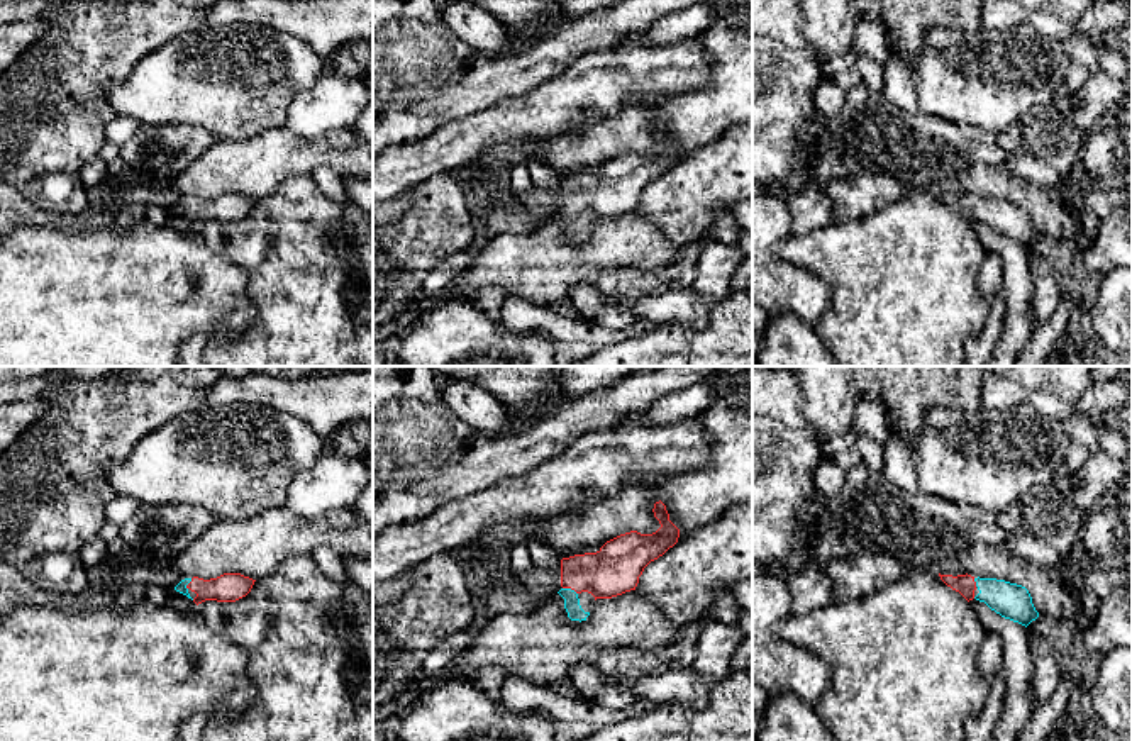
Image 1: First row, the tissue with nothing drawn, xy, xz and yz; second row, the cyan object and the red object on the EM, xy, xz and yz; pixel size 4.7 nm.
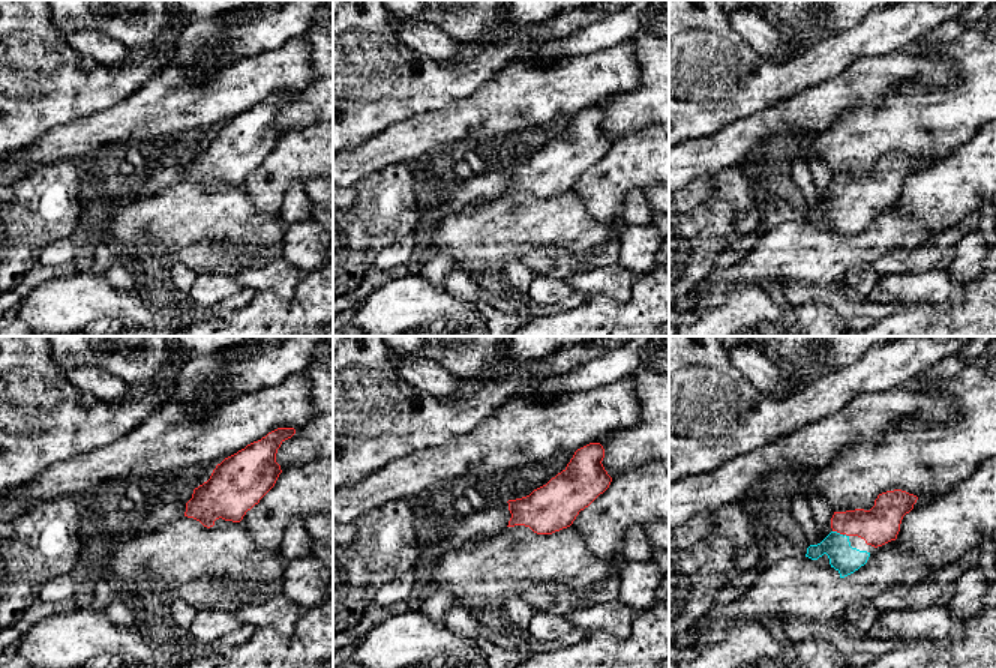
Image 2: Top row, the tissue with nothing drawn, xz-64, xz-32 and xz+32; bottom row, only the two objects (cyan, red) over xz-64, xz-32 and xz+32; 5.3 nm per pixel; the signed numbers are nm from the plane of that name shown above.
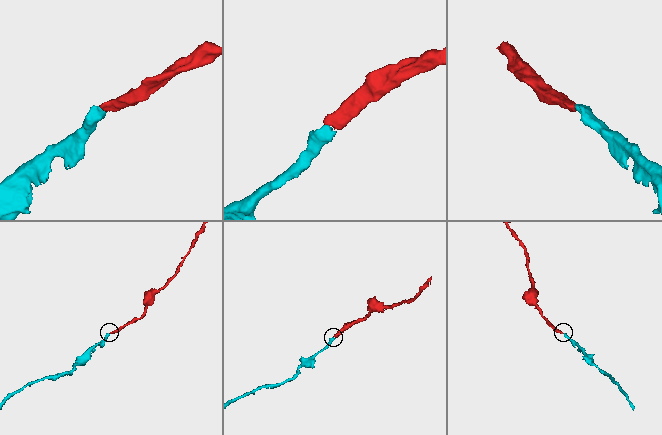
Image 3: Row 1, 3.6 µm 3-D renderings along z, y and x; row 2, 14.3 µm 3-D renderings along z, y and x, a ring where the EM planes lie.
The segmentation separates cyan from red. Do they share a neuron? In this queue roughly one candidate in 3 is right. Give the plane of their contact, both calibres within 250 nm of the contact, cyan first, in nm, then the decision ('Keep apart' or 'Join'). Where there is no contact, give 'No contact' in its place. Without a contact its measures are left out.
Touches cyan in xz. Thickness 80 nm (cyan) against 240 nm. Join

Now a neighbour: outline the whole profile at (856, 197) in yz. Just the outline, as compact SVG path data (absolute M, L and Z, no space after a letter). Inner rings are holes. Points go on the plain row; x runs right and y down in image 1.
M890 175L839 178L830 181L824 190L832 202L835 222L849 222L871 215L898 202L907 192Z

